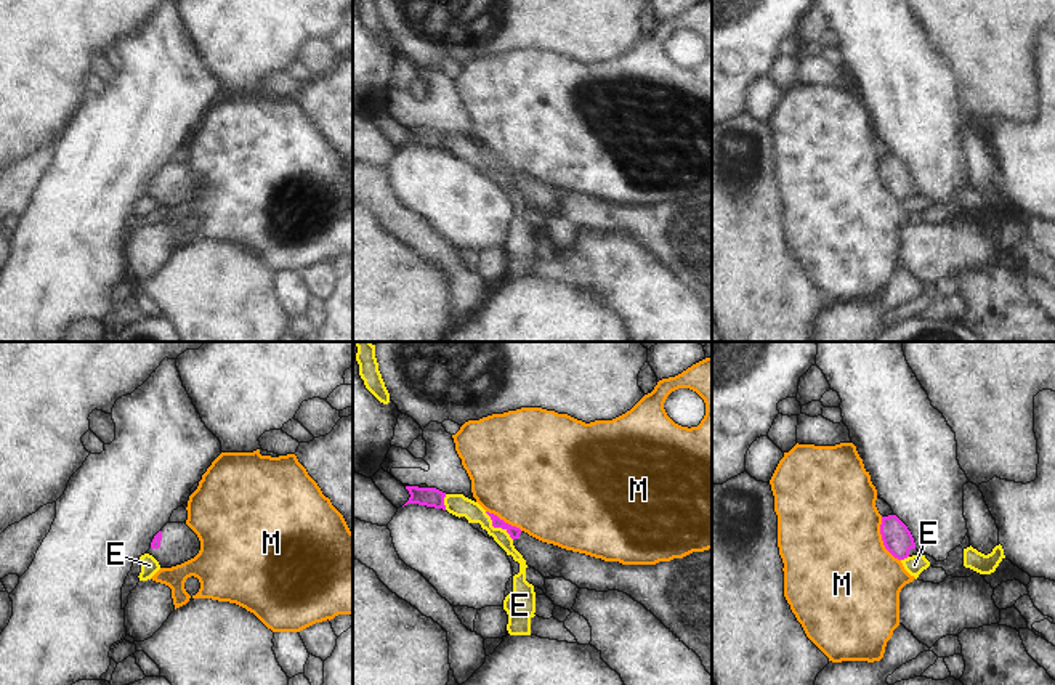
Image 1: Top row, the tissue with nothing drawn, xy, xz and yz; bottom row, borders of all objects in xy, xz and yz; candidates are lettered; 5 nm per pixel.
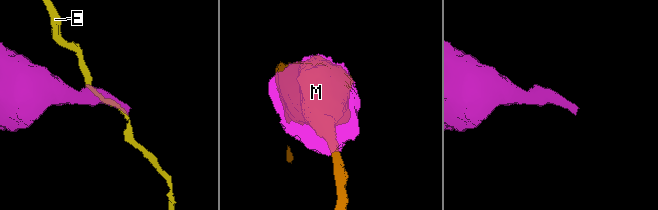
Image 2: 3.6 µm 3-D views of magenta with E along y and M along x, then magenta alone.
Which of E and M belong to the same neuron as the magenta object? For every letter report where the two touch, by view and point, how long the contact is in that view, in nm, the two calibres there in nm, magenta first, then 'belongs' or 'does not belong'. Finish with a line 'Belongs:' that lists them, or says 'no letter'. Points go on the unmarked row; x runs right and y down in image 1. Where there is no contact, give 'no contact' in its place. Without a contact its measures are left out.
E: meets magenta in xz at (497, 167); contact 200 nm long; 60 nm thick on the magenta side, 110 nm on the other; does not belong
M: meets magenta in yz at (882, 180); contact 240 nm long; 150 nm thick on the magenta side, 500 nm on the other; does not belong
Belongs: no letter

